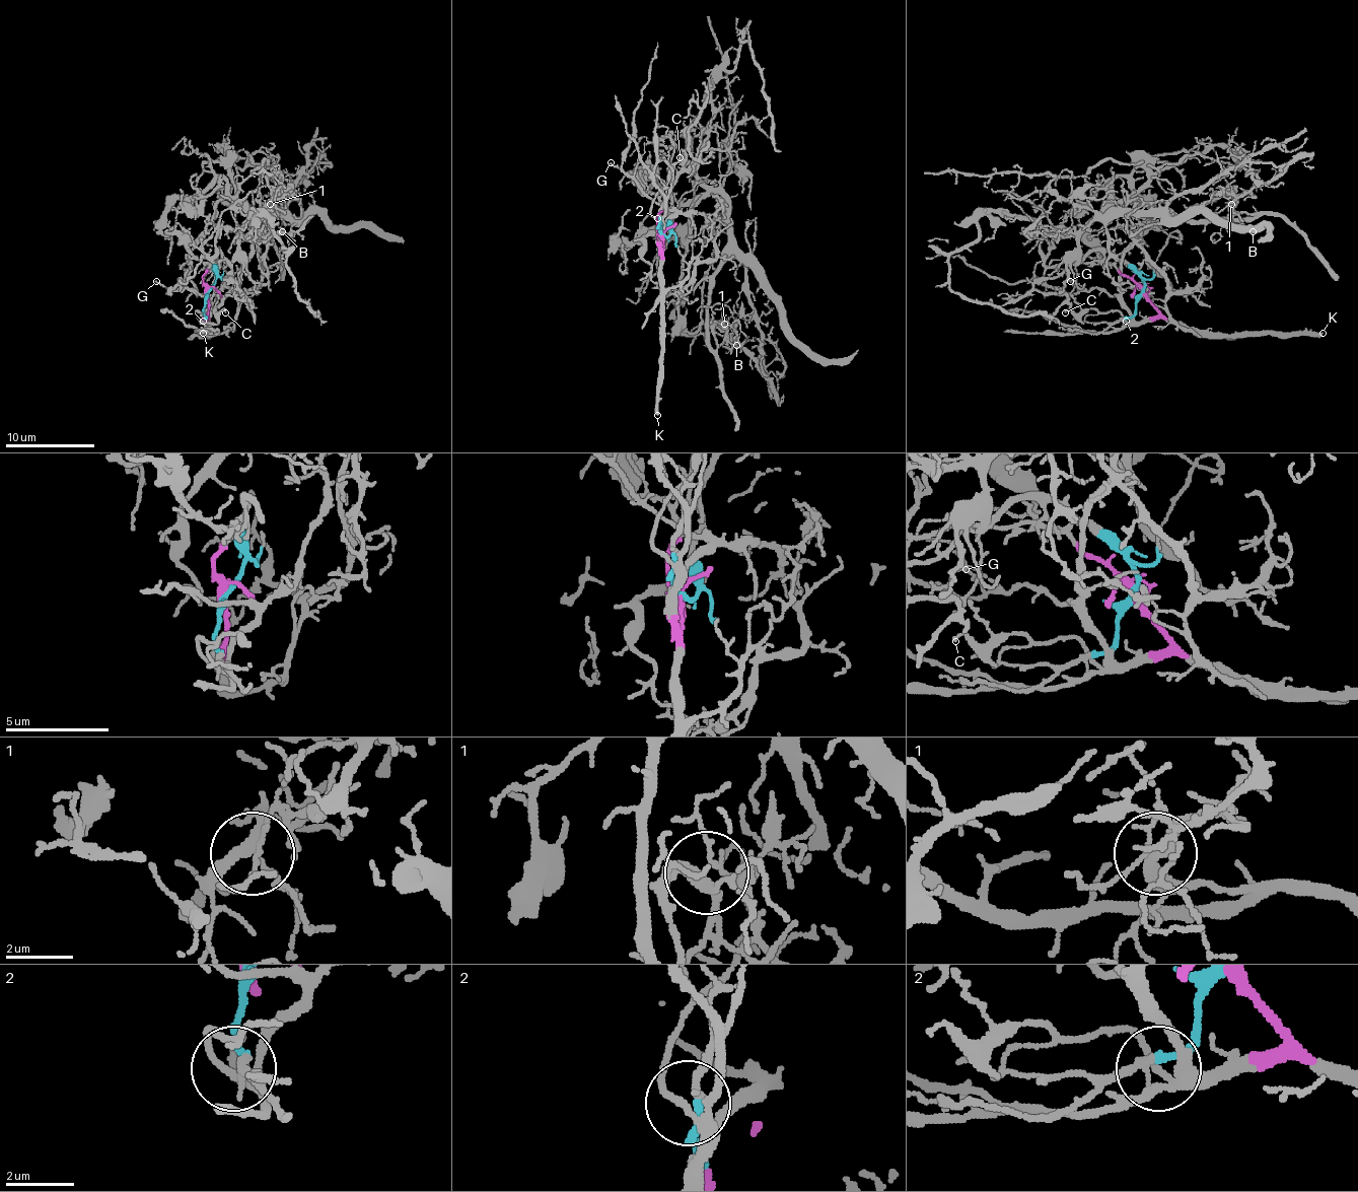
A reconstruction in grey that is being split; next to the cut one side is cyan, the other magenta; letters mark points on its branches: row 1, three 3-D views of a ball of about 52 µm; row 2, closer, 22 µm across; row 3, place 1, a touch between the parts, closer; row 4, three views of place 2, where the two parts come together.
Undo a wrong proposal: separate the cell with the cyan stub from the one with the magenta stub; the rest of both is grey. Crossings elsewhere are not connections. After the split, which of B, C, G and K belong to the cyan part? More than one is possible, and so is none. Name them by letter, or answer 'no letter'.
B

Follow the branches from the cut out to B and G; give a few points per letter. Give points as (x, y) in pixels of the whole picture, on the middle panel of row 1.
B: (661, 235), (670, 233), (682, 172), (722, 196), (728, 252), (713, 278), (708, 332), (724, 324), (735, 346)
G: (661, 235), (661, 250), (661, 229), (674, 213), (659, 207), (610, 161)

